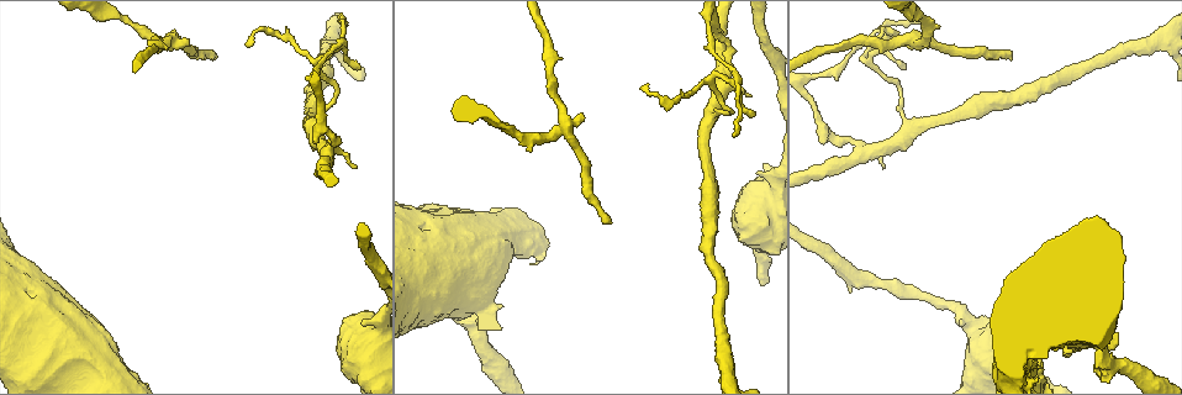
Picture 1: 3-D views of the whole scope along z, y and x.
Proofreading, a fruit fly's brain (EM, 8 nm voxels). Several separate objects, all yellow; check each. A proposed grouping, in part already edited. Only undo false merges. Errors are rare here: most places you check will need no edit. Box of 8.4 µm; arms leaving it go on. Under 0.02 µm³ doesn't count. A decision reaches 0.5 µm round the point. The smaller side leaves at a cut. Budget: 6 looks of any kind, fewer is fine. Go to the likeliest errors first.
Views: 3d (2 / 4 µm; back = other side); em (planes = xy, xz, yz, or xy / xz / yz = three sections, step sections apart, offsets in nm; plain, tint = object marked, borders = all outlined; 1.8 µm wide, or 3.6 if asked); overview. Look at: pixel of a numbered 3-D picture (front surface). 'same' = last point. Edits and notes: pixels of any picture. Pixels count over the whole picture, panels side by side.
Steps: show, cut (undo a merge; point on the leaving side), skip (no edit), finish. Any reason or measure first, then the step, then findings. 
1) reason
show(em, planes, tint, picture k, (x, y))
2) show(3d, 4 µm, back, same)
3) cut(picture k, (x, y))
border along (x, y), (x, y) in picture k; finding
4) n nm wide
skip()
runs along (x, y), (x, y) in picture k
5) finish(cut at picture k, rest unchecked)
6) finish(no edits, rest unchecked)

two arms in line, one across
show(3d, 2 µm, picture 1, (722, 72))

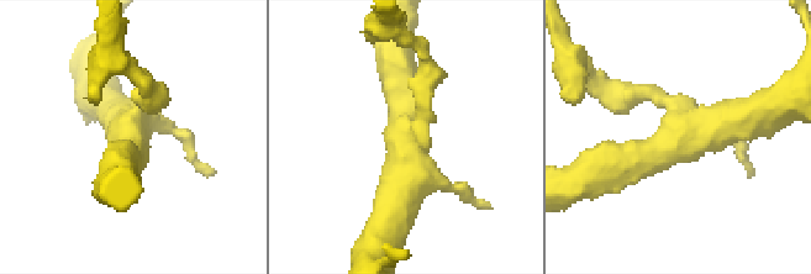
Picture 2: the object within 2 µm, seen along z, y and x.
shape alone is not enough
show(em, planes, tint, picture 2, (684, 123))

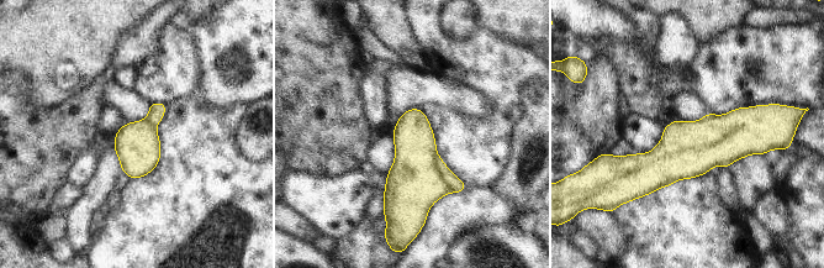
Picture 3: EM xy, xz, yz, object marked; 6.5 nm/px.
cut(picture 3, (457, 185))
border along (436, 153), (434, 167), (452, 192) in picture 3; a second neuron is stuck on

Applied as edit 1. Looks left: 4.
sharp bend
show(em, xy, step 4, tint, picture 1, (565, 130))

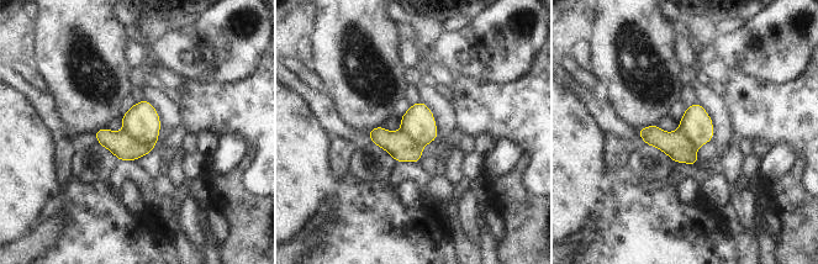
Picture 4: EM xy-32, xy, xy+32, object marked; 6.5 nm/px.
220 nm wide
cut(picture 4, (125, 148))
border along (123, 130), (140, 142), (153, 144) in picture 4; two neurons meet here

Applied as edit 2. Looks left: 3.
sharp bend
show(3d, 4 µm, picture 1, (869, 66))

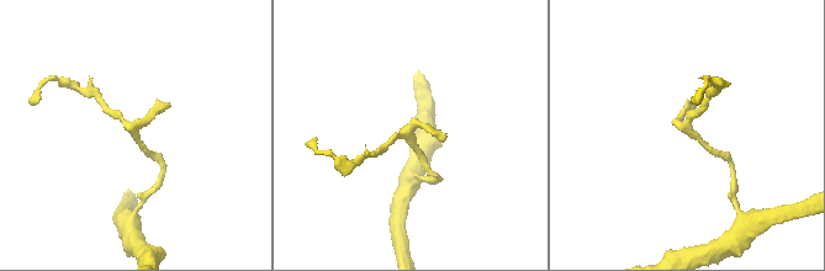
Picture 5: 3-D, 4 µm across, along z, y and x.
need the tissue
show(em, planes, tint, picture 5, (131, 132))

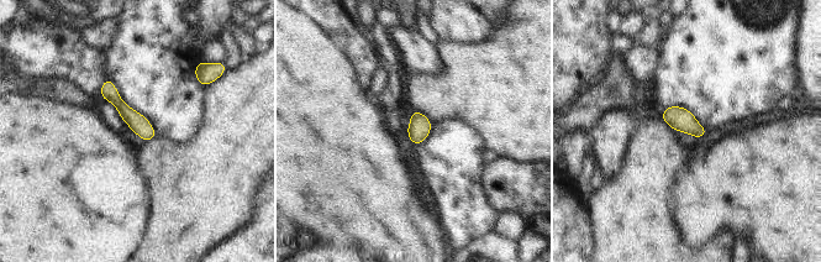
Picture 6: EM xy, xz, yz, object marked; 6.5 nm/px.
skip()
all the same neuron

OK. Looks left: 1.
finish(cut at picture 3, cut at picture 4, rest unchecked)

